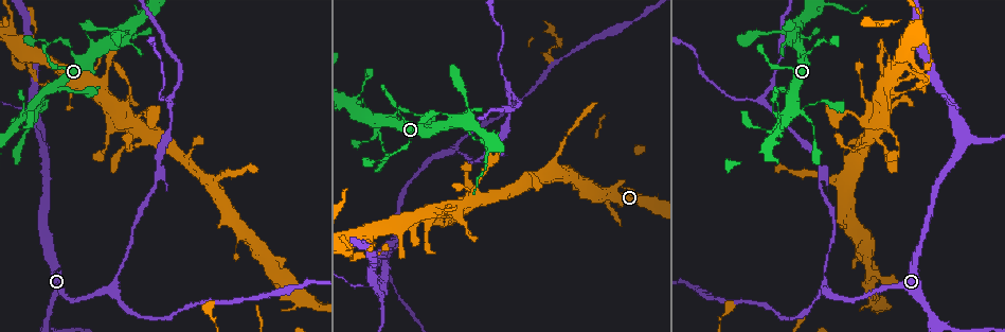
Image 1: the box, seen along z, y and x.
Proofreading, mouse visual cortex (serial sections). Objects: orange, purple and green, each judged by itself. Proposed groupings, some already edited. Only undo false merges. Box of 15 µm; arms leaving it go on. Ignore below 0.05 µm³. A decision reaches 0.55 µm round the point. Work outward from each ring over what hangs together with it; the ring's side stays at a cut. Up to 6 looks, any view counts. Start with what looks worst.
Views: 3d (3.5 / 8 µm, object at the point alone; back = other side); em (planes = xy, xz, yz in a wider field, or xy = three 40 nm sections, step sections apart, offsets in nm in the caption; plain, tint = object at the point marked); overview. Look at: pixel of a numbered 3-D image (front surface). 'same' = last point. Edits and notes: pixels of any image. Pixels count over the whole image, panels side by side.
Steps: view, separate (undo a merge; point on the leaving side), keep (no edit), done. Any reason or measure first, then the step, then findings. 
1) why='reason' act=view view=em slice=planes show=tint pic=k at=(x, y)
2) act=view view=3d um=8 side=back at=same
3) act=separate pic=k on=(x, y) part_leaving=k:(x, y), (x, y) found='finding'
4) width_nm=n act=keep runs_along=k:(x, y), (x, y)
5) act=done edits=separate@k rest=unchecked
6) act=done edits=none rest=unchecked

why='a narrow waist' act=view view=em slice=xy step=3 show=tint pic=1 at=(812, 50)

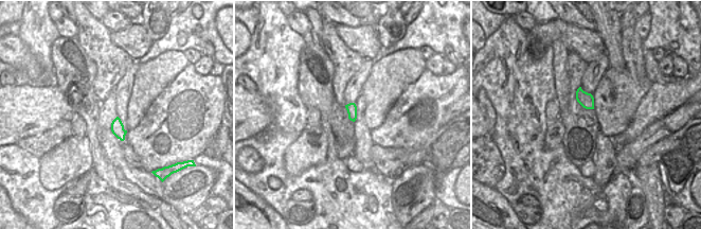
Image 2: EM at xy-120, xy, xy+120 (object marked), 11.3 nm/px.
why='wider look' act=view view=3d um=3.5 side=back at=same

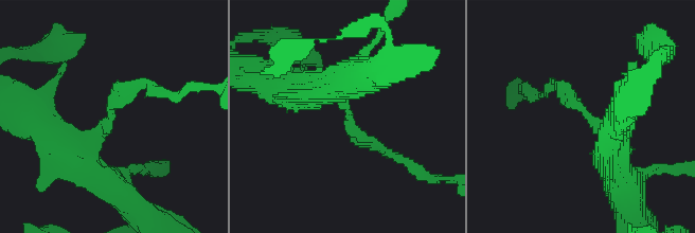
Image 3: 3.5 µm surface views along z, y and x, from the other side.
act=keep runs_along=3:(84, 163), (112, 105), (152, 88) found='continuous, no second cell'

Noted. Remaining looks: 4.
why='thin arm on a thick one' act=view view=3d um=3.5 pic=1 at=(808, 118)

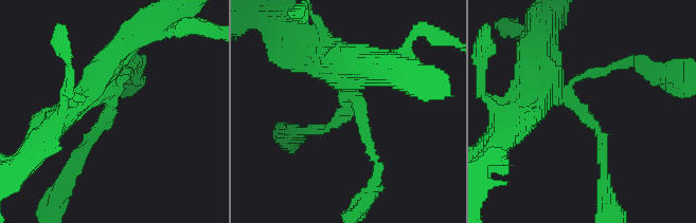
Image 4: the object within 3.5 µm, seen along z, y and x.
arms=3 arm_widths_nm=150,150,400 act=view view=em slice=planes show=tint pic=4 at=(347, 109)

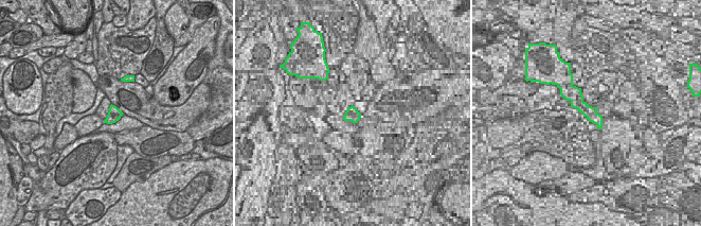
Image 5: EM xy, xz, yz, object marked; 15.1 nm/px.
act=keep runs_along=4:(533, 66), (599, 128), (604, 164) found='continuous, no second cell'

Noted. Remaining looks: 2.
why='three-way junction' act=view view=3d um=8 pic=1 at=(111, 289)

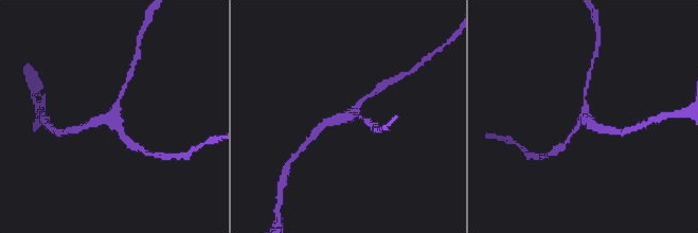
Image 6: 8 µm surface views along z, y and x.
arms=3 arm_widths_nm=150,200,250 why='now the EM' act=view view=em slice=xy step=2 show=tint pic=6 at=(107, 116)

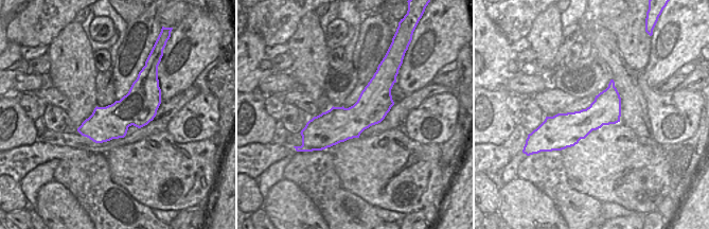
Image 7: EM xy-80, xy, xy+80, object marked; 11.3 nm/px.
act=keep runs_along=6:(82, 127), (109, 117), (122, 91) found='all the same cell'

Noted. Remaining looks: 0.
act=done edits=none rest=unchecked

